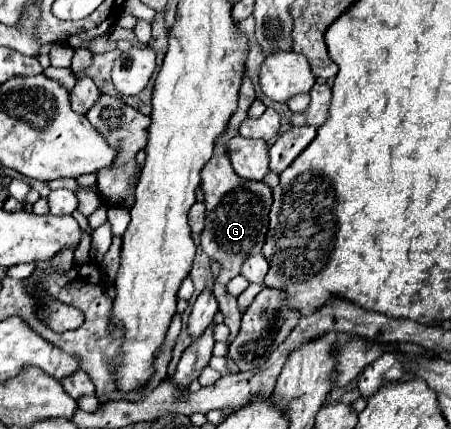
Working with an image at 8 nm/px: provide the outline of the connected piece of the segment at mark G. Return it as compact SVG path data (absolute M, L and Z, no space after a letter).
M244 71L244 75L242 75L242 85L240 85L240 99L238 99L238 109L234 111L234 115L230 117L230 121L228 121L228 125L226 125L226 131L222 133L222 137L216 141L216 149L214 149L214 157L204 165L204 169L202 169L202 191L204 191L204 203L206 203L206 227L204 227L204 231L202 231L202 249L204 249L204 253L210 257L210 259L214 259L218 265L220 265L220 275L216 277L216 281L214 281L213 293L218 301L219 311L224 315L224 324L230 329L230 337L228 337L228 343L235 339L239 333L242 314L240 313L237 305L236 297L230 295L226 290L226 284L230 279L234 279L236 275L240 275L240 267L242 267L242 263L250 257L250 255L254 255L254 253L260 253L262 251L262 243L266 243L266 227L268 227L268 213L270 213L270 207L272 207L272 189L270 187L266 187L264 183L252 183L252 181L246 181L246 179L242 179L242 177L238 177L236 173L234 173L234 169L232 169L232 165L230 165L230 159L228 159L228 153L226 153L226 143L232 139L232 137L238 137L240 133L238 133L238 129L240 129L240 125L242 125L242 121L248 117L248 107L252 105L252 101L256 99L256 95L254 95L254 85L252 85L252 81L250 81L250 77L246 75L246 71Z

